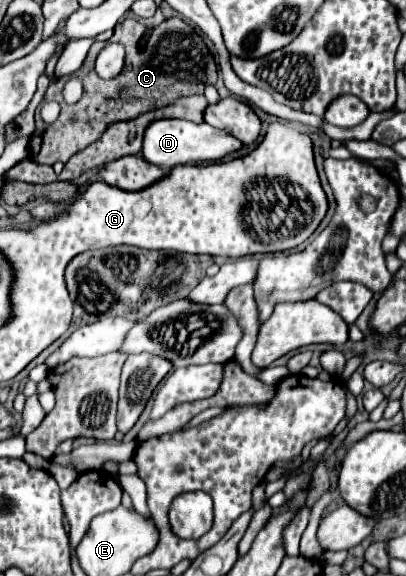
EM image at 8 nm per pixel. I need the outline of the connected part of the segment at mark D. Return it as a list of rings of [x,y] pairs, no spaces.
[[[160,119],[160,121],[152,121],[152,125],[148,125],[144,133],[142,157],[152,165],[170,171],[176,165],[186,165],[186,163],[214,163],[224,159],[226,155],[240,151],[242,147],[244,143],[240,143],[236,137],[208,123],[192,123],[184,119]]]

